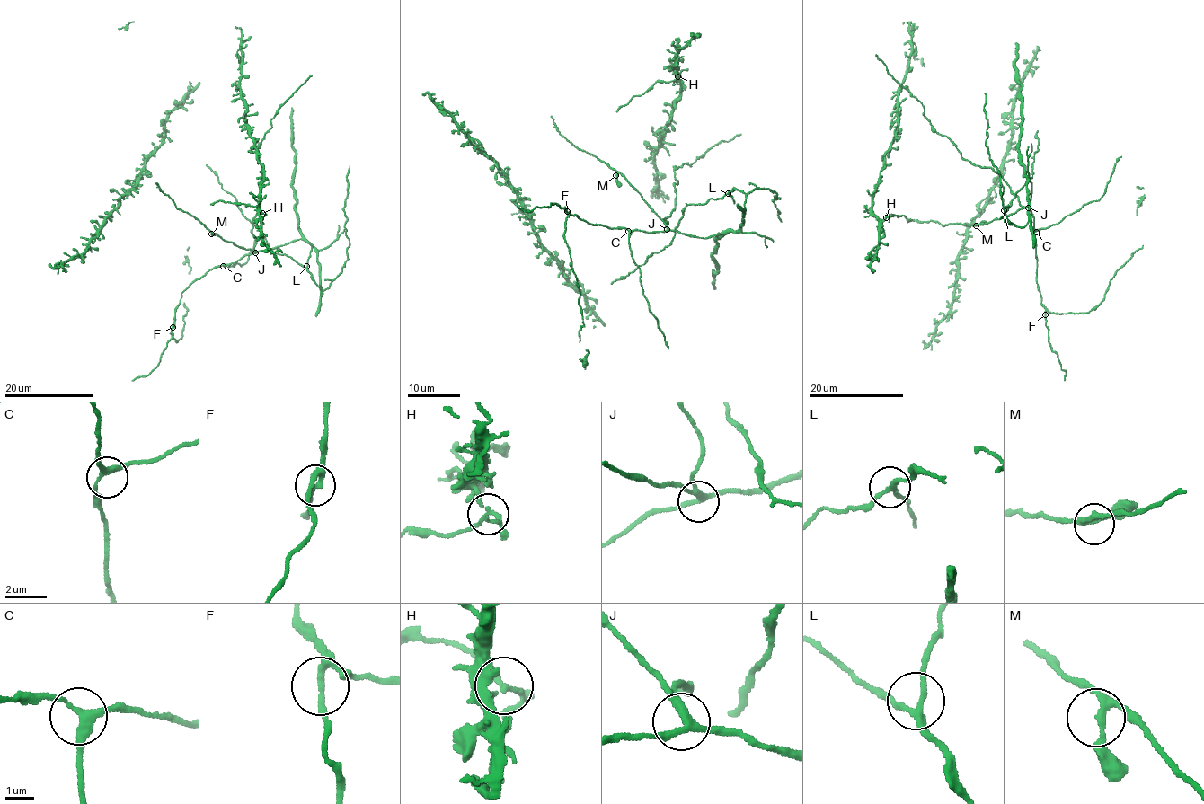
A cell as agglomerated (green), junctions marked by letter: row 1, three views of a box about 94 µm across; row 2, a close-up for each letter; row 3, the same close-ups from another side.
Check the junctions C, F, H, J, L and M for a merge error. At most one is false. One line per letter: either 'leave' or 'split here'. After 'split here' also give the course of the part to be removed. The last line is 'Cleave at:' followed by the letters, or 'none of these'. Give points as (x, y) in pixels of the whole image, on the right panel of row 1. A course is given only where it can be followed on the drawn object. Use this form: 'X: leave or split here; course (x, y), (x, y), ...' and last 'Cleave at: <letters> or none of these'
C: leave
F: leave
H: split here; course (886, 217), (888, 213), (887, 216), (903, 216), (912, 220)
J: leave
L: leave
M: leave
Cleave at: H

